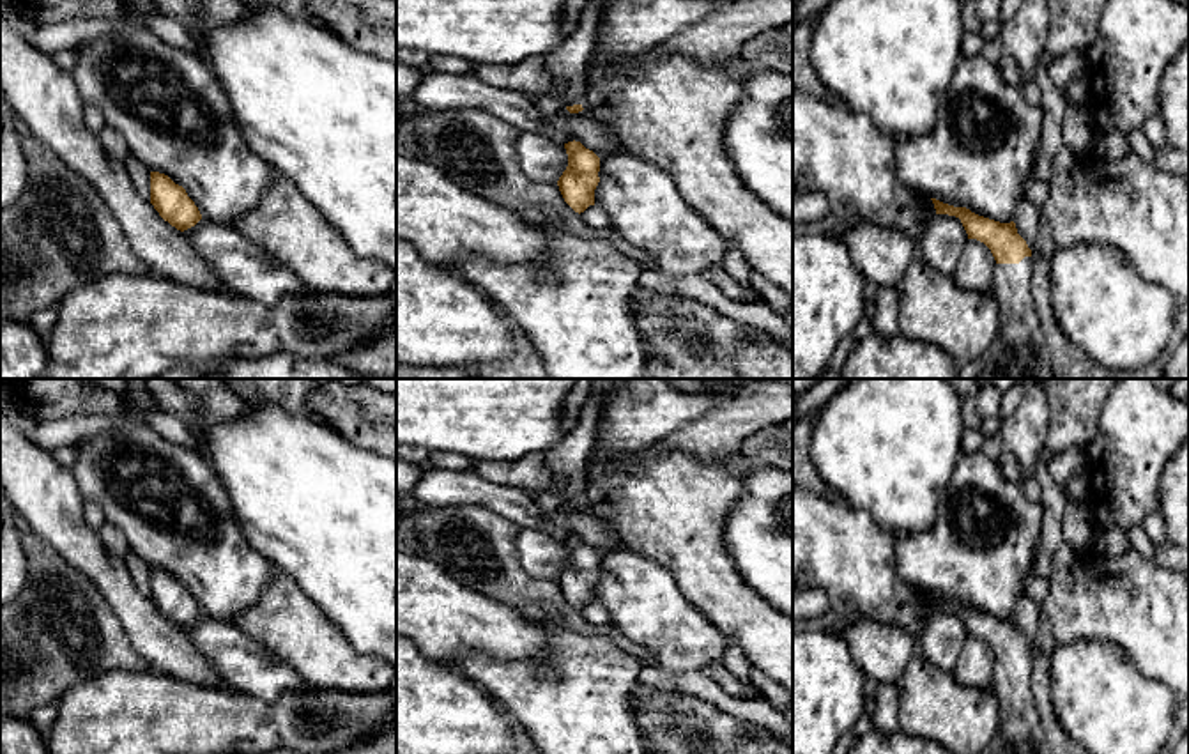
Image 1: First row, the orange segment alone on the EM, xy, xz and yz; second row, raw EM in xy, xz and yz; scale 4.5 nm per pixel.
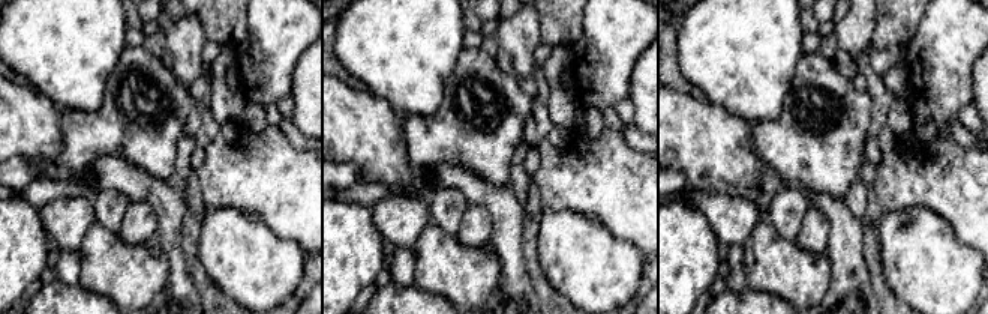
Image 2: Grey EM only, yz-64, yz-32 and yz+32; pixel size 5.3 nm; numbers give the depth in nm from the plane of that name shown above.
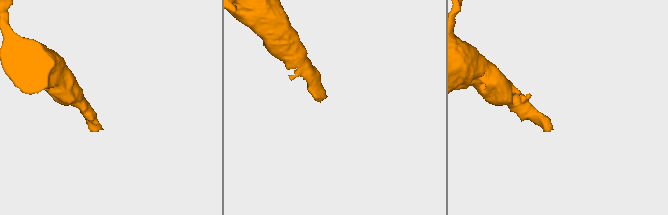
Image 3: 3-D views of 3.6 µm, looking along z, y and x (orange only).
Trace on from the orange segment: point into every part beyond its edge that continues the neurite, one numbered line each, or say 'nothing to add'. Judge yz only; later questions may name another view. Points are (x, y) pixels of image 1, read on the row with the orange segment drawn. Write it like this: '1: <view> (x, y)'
1: yz (1020, 351)

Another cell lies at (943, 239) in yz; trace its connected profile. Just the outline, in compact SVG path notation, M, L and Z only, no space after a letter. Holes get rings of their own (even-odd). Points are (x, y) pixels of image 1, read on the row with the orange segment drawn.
M938 214L925 225L918 253L934 271L954 278L966 241L968 234L959 218Z

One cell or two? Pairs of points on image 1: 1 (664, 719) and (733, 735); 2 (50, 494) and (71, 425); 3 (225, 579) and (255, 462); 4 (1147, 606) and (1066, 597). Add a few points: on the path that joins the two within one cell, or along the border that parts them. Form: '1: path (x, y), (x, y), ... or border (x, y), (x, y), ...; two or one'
1: path (682, 733), (715, 735); one
2: border (29, 438), (41, 448), (61, 455); two
3: border (223, 487), (243, 535), (266, 558); two
4: path (1127, 600), (1085, 597); one

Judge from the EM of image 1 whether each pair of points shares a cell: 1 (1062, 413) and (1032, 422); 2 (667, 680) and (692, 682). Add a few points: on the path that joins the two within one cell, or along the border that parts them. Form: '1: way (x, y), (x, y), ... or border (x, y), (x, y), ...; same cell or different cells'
1: border (1048, 397), (1048, 439), (1044, 446); different cells
2: way (673, 682), (687, 682); same cell

